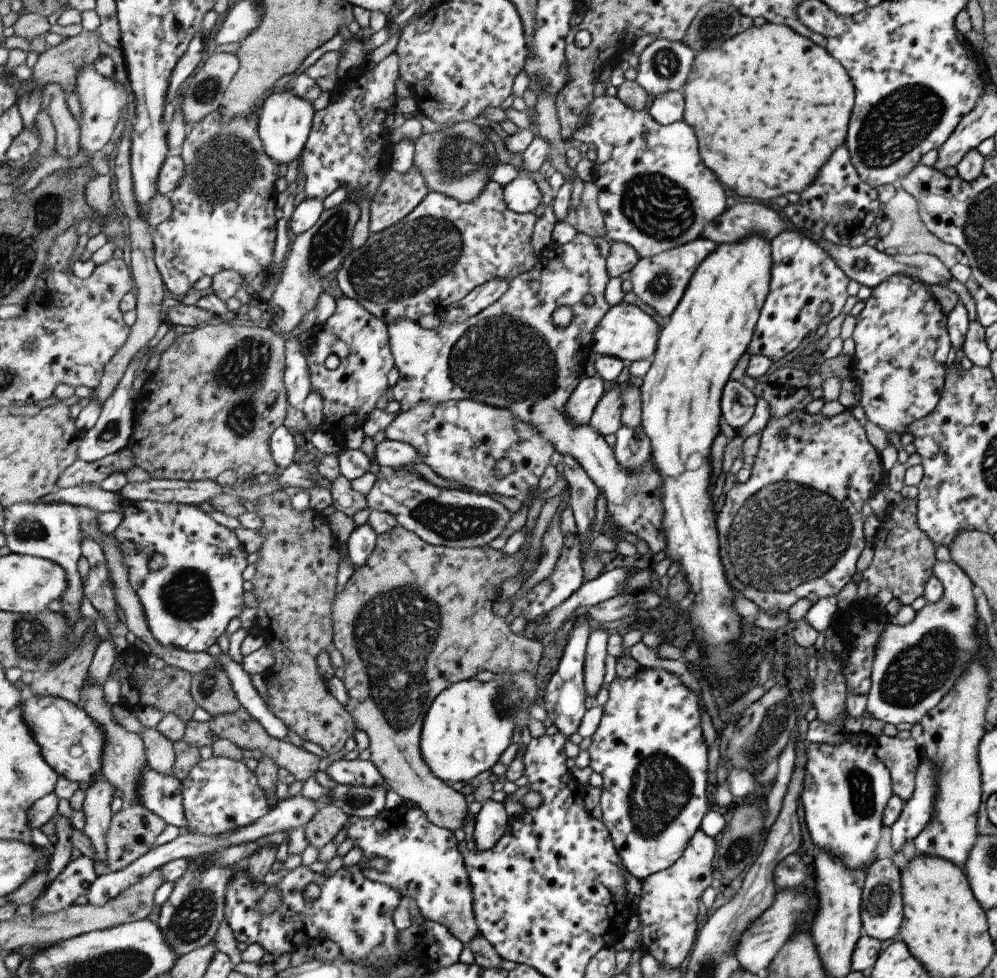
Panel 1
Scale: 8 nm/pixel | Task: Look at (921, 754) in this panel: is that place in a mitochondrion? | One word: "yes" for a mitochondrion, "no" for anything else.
no

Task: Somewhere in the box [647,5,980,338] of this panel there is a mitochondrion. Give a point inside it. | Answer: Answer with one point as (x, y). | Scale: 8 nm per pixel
(895, 125)

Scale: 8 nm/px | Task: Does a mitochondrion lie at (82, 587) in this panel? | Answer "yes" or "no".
no

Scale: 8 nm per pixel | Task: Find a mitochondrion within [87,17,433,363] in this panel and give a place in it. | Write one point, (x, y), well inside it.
(222, 167)

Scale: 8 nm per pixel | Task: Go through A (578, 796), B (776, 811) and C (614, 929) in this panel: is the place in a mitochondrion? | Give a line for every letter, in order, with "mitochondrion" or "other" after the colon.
A: other
B: other
C: other

